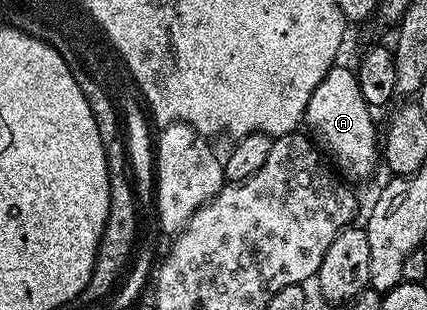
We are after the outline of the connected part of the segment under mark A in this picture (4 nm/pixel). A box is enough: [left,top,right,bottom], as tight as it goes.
[303,66,381,182]

